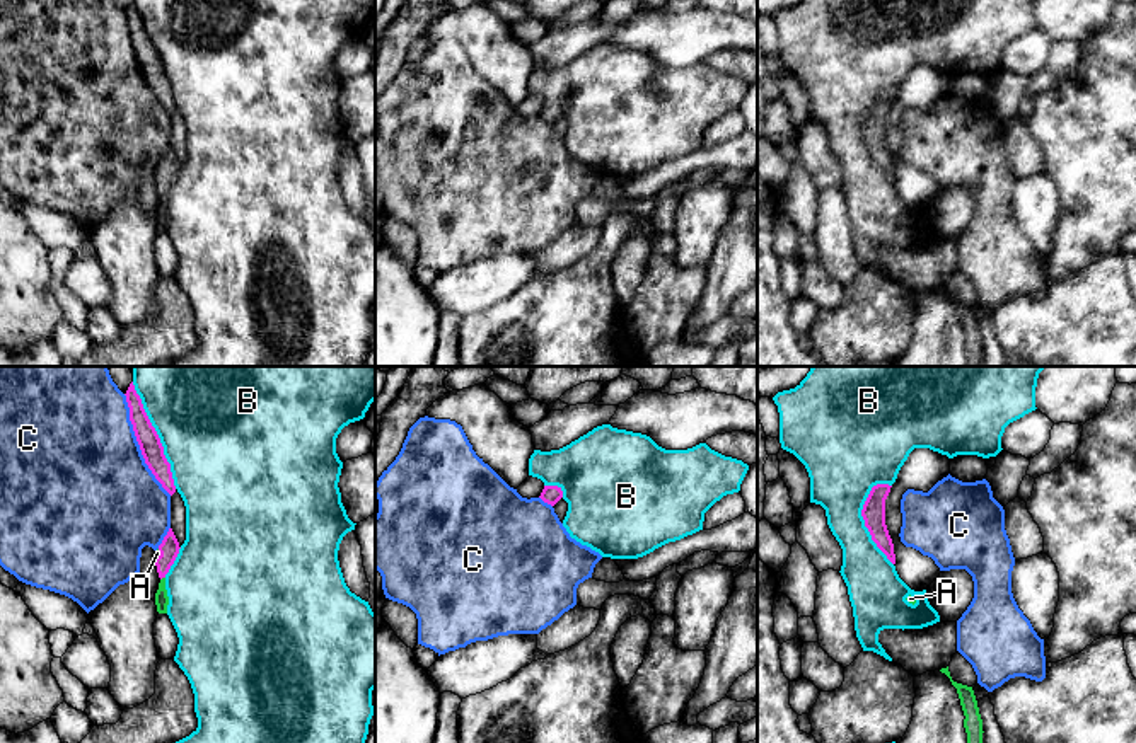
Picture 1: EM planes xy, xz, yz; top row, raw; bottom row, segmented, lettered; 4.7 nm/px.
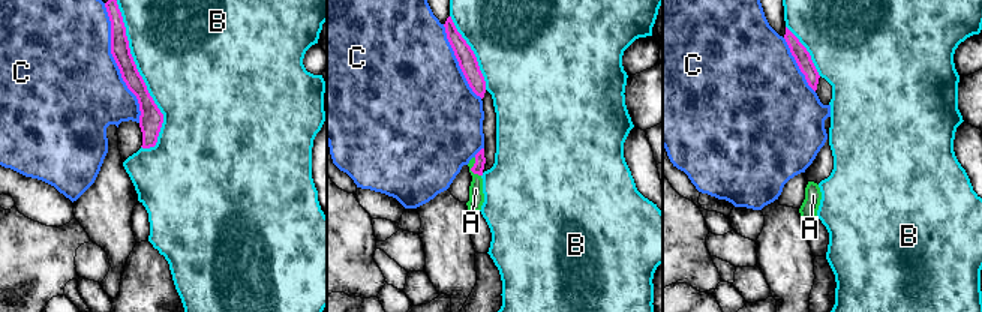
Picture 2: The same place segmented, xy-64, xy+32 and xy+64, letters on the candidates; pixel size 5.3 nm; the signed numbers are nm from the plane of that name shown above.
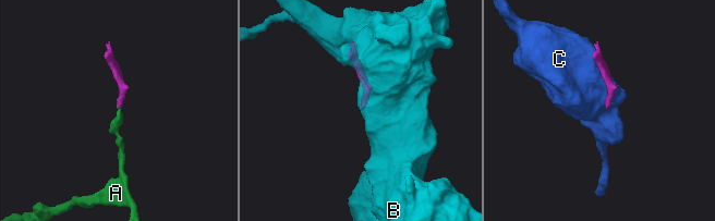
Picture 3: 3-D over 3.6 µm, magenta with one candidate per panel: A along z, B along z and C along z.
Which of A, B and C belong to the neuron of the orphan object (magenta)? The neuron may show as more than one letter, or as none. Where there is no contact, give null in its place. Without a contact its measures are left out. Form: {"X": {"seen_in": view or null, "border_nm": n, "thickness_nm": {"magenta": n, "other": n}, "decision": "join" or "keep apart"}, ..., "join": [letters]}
{"A": {"seen_in": "xy", "border_nm": 30, "thickness_nm": {"magenta": 90, "other": 60}, "decision": "join"}, "B": {"seen_in": "xy", "border_nm": 550, "thickness_nm": {"magenta": 110, "other": 500}, "decision": "keep apart"}, "C": {"seen_in": "xy", "border_nm": 550, "thickness_nm": {"magenta": 110, "other": 500}, "decision": "keep apart"}, "join": ["A"]}

